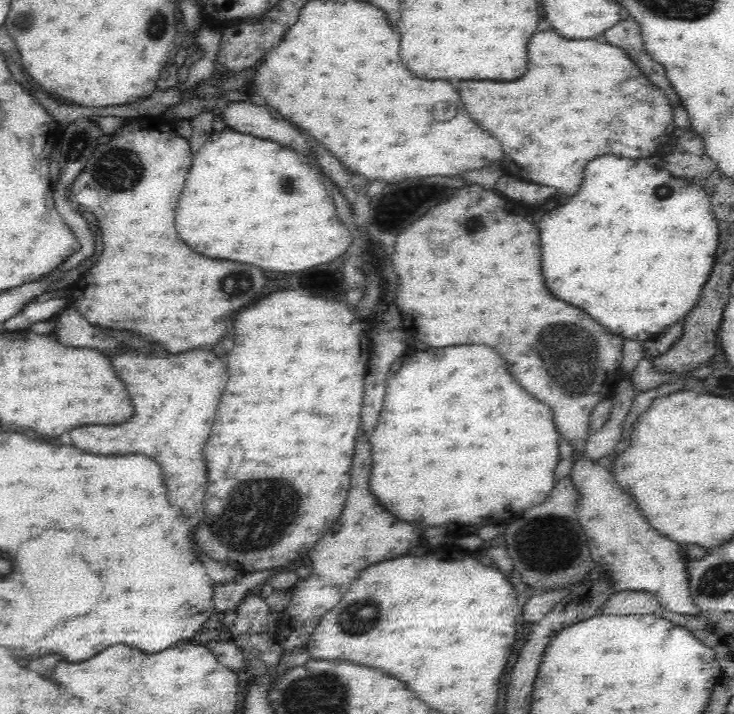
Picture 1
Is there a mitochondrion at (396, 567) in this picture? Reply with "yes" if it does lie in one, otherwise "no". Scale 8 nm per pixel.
no

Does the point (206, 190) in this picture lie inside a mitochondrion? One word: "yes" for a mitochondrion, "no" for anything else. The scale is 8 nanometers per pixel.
no

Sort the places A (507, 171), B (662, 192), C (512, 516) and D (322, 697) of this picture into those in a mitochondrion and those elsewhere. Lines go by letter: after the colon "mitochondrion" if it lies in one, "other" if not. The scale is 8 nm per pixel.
A: other
B: mitochondrion
C: other
D: mitochondrion

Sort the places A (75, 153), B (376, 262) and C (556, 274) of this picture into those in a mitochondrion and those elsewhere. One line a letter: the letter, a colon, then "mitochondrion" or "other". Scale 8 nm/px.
A: mitochondrion
B: other
C: other

